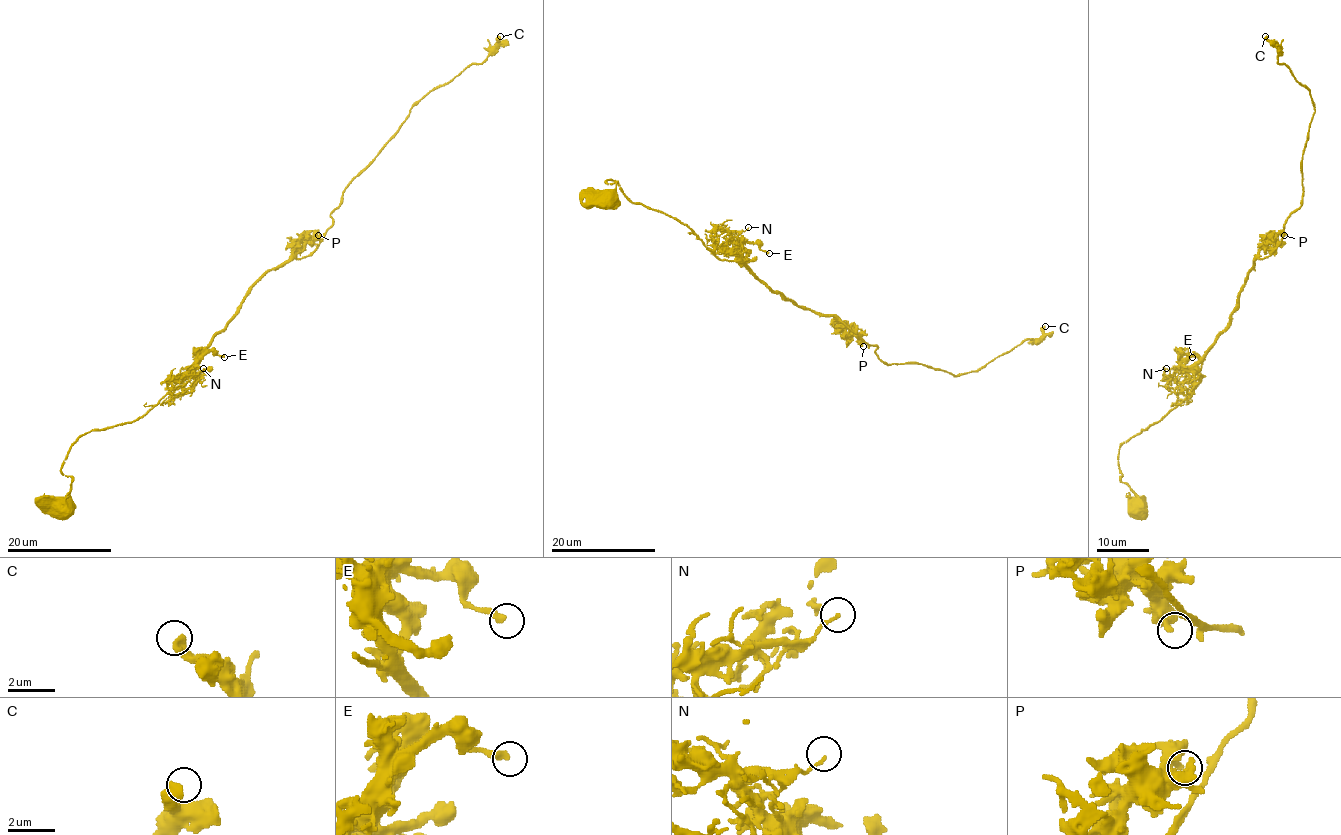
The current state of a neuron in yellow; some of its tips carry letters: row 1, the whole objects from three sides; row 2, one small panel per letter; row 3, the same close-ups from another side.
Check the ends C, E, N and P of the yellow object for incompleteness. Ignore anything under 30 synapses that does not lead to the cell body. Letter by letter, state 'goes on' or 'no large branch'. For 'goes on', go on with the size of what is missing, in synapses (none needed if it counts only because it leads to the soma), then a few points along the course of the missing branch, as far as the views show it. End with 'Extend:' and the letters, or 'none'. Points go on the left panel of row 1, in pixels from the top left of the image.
C: no large branch
E: no large branch
N: no large branch
P: no large branch
Extend: none

